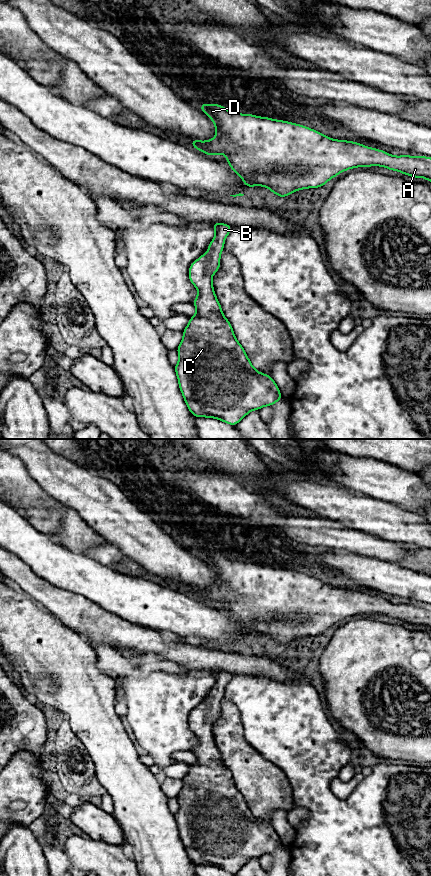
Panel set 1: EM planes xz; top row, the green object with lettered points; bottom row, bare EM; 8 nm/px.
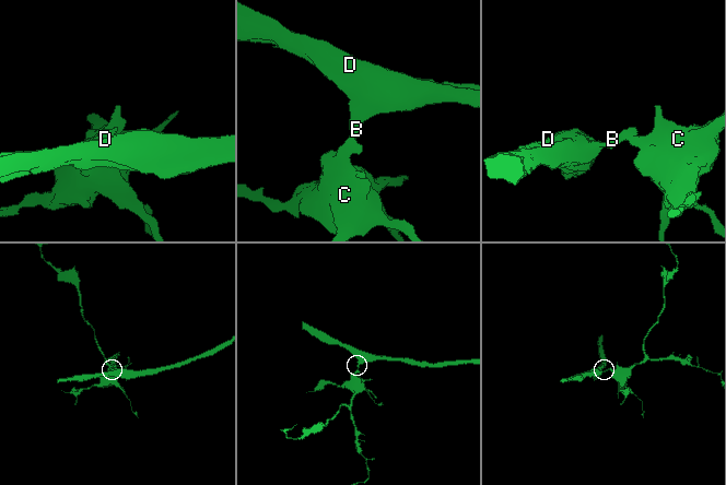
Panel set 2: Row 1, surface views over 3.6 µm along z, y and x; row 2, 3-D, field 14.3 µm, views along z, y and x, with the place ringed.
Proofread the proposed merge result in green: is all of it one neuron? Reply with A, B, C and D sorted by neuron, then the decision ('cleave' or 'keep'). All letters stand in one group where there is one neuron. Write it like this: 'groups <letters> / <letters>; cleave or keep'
groups A B C D; keep

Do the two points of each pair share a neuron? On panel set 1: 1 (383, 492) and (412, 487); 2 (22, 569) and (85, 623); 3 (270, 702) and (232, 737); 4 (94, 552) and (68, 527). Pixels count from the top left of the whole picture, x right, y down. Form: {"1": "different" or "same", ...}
{"1": "same", "2": "same", "3": "different", "4": "different"}

